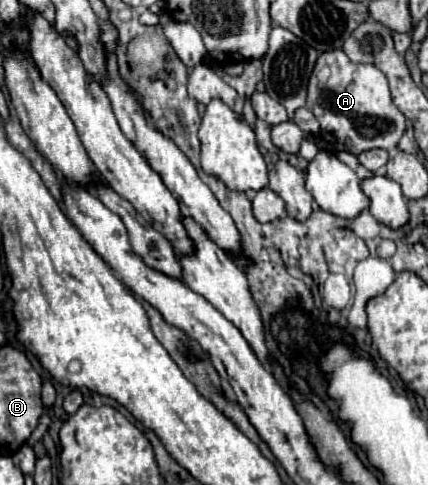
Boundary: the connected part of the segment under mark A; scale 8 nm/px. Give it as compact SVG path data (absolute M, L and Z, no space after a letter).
M326 51L318 57L314 73L308 83L306 109L310 109L320 123L318 139L330 143L334 147L334 151L348 151L352 155L360 155L362 151L368 151L368 149L394 151L400 137L406 131L406 117L394 105L394 101L390 97L390 89L386 85L386 77L382 77L382 71L376 69L374 65L352 63L344 51Z

